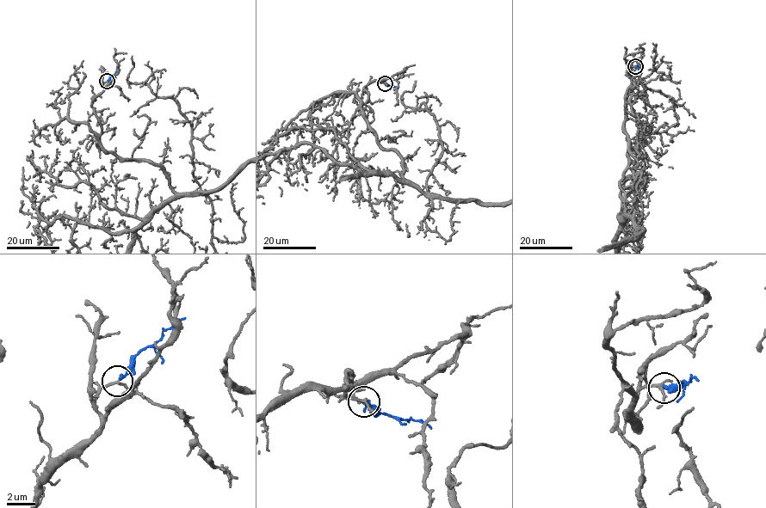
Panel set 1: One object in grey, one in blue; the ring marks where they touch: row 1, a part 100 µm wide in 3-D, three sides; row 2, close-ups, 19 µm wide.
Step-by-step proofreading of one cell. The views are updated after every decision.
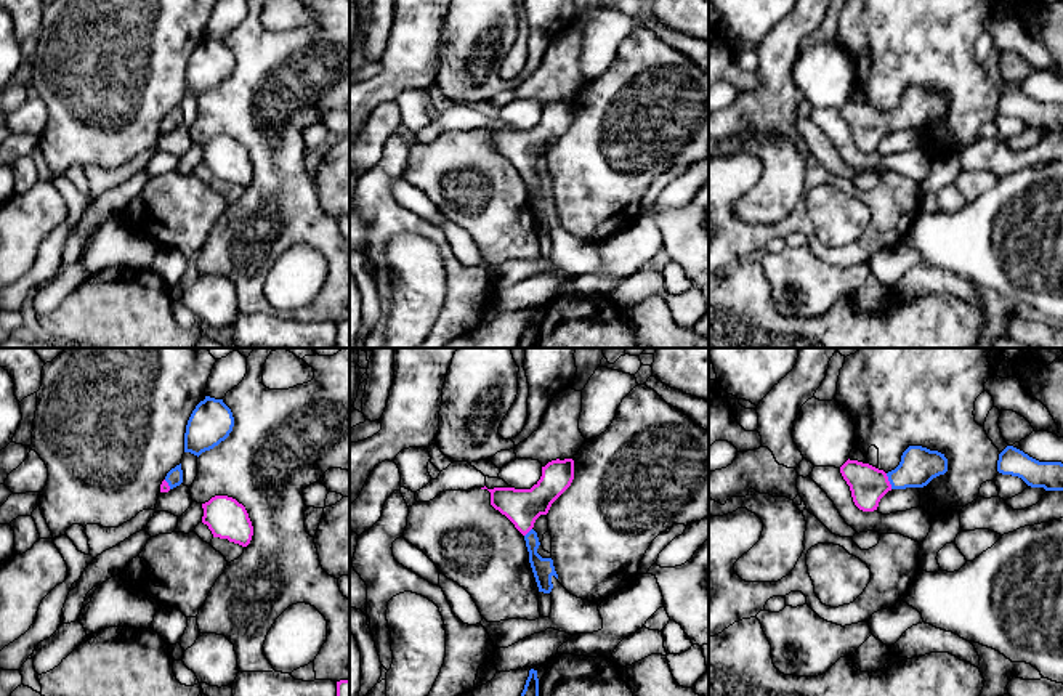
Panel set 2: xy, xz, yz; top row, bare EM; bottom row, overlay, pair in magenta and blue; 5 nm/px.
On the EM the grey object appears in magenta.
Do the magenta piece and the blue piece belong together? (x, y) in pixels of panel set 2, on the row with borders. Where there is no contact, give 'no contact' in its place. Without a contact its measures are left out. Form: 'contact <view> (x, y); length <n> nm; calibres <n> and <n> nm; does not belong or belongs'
contact yz (889, 481); length 90 nm; calibres 190 and 190 nm; belongs

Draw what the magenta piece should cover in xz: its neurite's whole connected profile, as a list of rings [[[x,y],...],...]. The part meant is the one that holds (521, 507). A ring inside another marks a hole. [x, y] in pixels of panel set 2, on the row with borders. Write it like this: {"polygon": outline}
{"polygon": [[[552,460],[542,467],[540,480],[531,489],[494,488],[491,505],[505,515],[515,528],[524,536],[529,552],[529,563],[539,587],[539,592],[550,593],[552,577],[558,579],[552,558],[542,558],[537,553],[540,545],[537,532],[532,529],[540,515],[547,515],[552,504],[571,486],[574,480],[574,460]]]}

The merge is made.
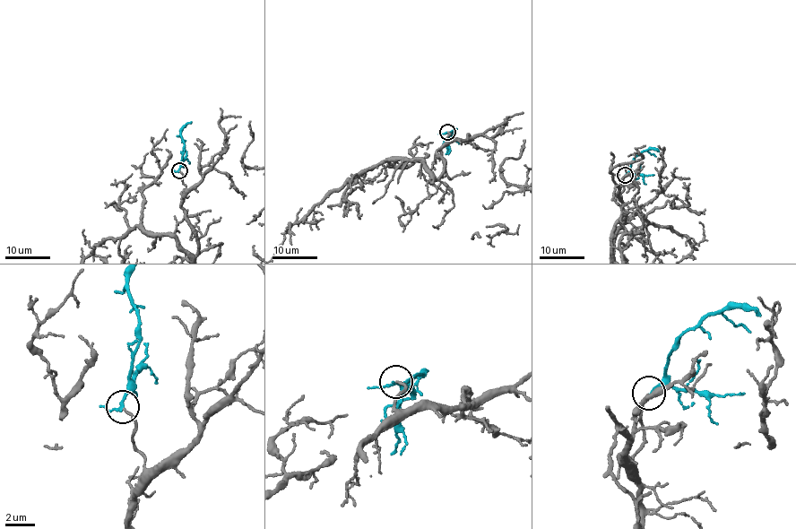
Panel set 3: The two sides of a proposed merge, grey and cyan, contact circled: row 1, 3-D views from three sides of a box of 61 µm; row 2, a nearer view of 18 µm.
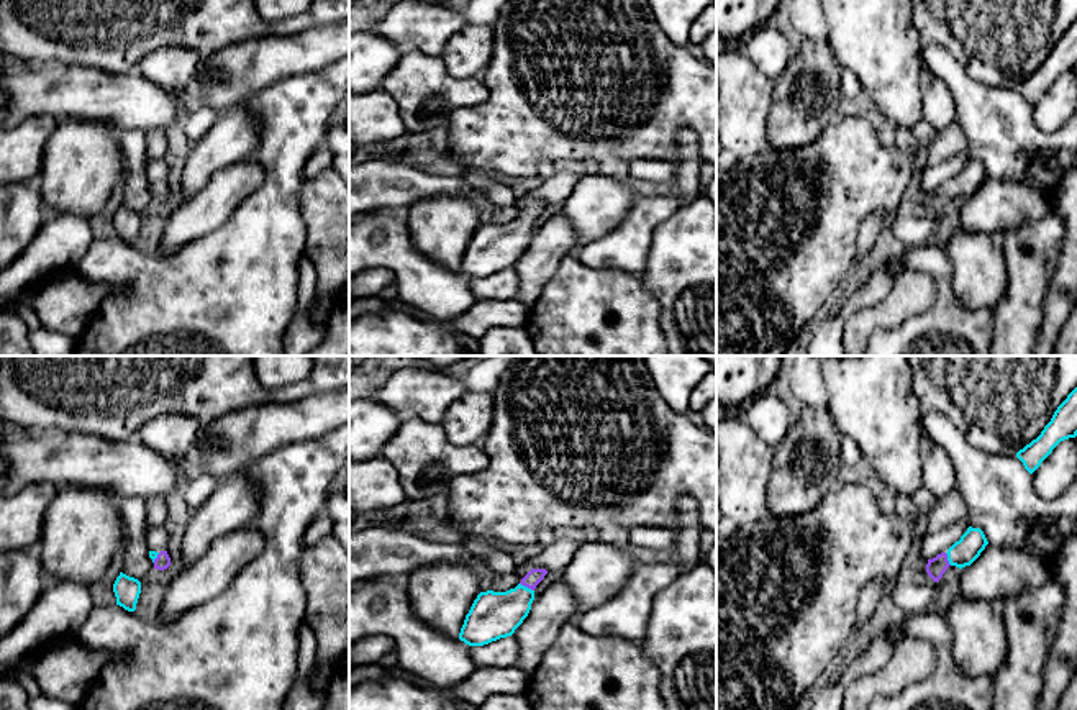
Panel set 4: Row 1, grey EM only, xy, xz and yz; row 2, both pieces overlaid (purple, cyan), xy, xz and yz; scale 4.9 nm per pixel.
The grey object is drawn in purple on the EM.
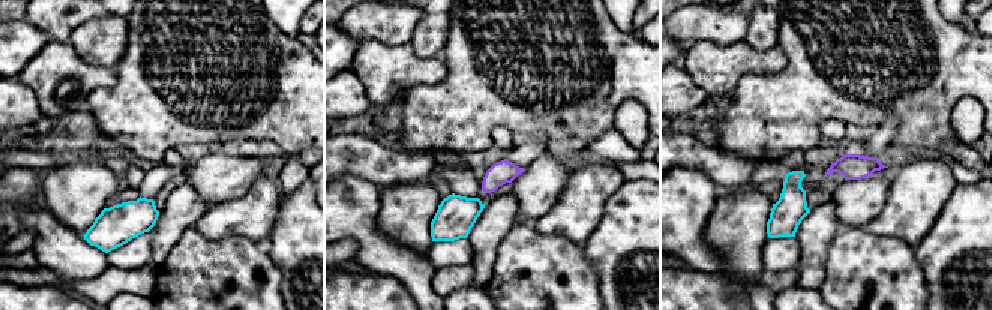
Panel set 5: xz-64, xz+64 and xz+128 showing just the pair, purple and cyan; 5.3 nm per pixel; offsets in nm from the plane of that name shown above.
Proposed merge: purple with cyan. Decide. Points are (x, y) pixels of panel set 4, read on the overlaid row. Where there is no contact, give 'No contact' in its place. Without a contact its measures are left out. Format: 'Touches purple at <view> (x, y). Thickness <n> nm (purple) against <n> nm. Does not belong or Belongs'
Touches purple at xz (527, 586). Thickness 80 nm (purple) against 240 nm. Belongs

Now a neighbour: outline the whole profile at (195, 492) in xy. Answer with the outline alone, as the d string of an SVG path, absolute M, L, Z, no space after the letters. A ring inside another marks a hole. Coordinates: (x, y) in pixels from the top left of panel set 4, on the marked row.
M197 476L184 485L182 497L192 510L198 510L215 492L218 477Z

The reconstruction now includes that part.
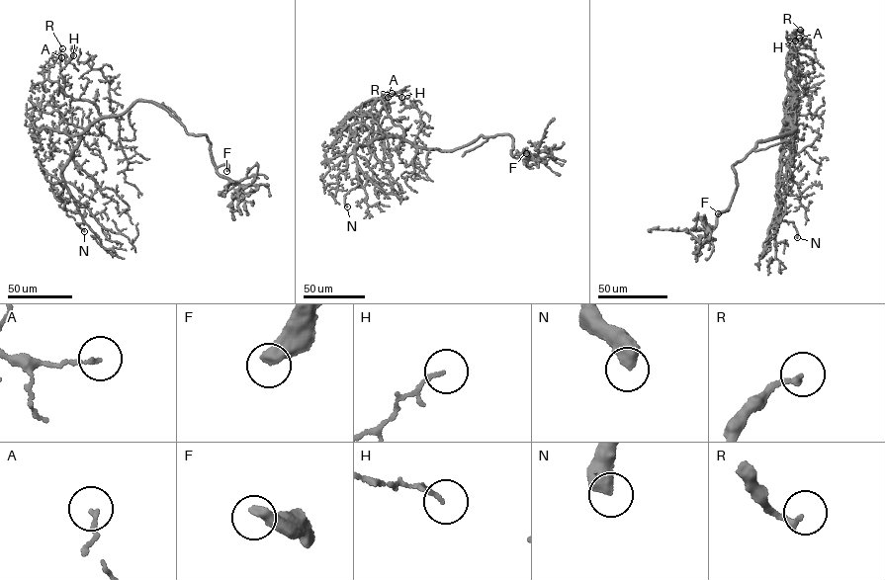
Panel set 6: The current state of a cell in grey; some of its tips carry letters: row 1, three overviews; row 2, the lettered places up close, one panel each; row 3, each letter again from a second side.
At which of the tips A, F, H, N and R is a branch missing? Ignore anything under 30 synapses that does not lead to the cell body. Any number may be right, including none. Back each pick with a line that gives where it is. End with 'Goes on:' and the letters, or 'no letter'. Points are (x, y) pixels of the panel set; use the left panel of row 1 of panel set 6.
F: Place: (226, 171)
N: Place: (84, 231)
Goes on: F, N

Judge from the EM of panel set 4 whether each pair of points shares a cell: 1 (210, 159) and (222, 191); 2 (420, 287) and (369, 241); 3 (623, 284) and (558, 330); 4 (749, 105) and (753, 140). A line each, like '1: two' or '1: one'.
1: two
2: one
3: one
4: one

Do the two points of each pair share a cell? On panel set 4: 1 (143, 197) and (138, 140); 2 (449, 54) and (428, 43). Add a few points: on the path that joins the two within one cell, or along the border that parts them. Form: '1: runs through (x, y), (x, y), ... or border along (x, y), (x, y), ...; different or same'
1: runs through (135, 182), (135, 154); same
2: border along (468, 23), (449, 38), (440, 54); different

